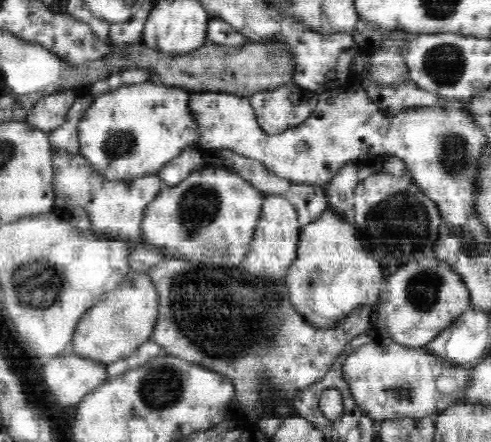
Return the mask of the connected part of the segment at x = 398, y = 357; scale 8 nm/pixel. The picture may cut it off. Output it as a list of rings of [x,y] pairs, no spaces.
[[[376,334],[372,342],[360,347],[344,358],[343,379],[359,409],[377,423],[406,417],[430,417],[443,413],[458,400],[458,395],[438,394],[434,386],[436,376],[450,368],[451,364],[424,353],[422,347],[405,347],[380,334]]]

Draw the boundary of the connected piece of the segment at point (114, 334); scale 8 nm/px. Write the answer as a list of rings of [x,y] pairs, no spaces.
[[[133,269],[122,284],[108,292],[82,316],[74,330],[72,350],[94,362],[112,363],[133,354],[146,340],[150,340],[157,324],[159,297],[147,273]]]

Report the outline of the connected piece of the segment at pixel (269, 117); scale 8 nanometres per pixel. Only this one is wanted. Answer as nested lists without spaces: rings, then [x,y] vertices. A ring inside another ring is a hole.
[[[292,83],[272,91],[259,91],[249,99],[259,126],[266,134],[274,135],[302,124],[313,112],[319,94]]]

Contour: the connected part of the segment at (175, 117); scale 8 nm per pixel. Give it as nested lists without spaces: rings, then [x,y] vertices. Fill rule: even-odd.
[[[145,82],[90,97],[91,104],[78,122],[79,153],[90,162],[90,168],[96,175],[108,181],[129,181],[157,173],[170,160],[182,154],[186,146],[198,145],[198,125],[191,116],[190,95],[191,92],[177,87]]]

